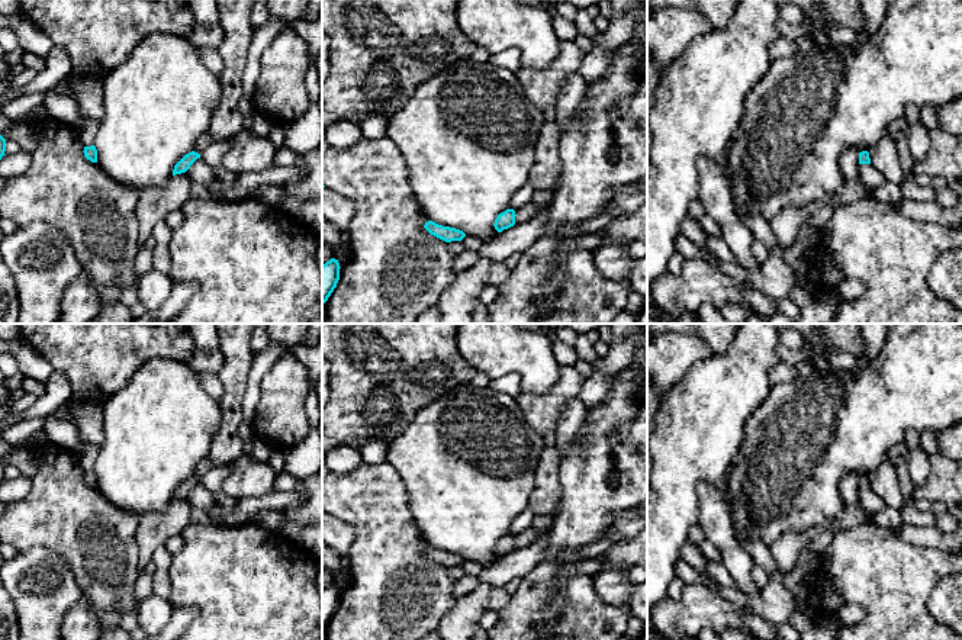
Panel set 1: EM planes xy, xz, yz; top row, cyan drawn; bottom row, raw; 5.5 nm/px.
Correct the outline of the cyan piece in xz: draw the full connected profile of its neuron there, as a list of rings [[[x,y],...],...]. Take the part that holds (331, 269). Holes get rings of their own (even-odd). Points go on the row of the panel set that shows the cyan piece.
[[[331,258],[322,266],[322,303],[328,300],[340,280],[340,263]]]

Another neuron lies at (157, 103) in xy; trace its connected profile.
[[[152,33],[103,77],[103,119],[94,139],[97,164],[106,176],[138,192],[164,186],[174,165],[194,151],[222,99],[222,86],[183,36]]]

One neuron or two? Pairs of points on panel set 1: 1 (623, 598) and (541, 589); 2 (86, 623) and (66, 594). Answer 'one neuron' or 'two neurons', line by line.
1: two neurons
2: two neurons

